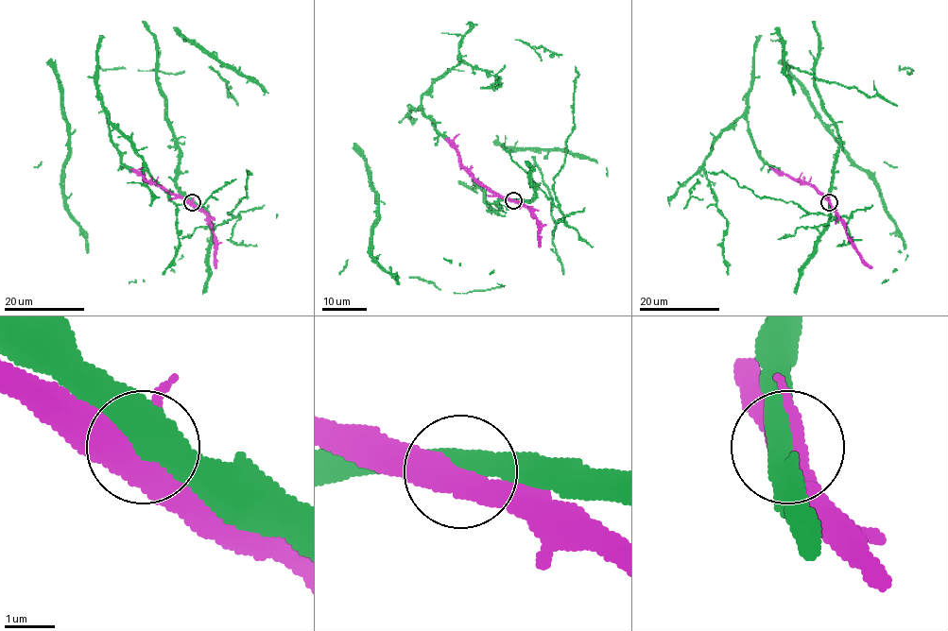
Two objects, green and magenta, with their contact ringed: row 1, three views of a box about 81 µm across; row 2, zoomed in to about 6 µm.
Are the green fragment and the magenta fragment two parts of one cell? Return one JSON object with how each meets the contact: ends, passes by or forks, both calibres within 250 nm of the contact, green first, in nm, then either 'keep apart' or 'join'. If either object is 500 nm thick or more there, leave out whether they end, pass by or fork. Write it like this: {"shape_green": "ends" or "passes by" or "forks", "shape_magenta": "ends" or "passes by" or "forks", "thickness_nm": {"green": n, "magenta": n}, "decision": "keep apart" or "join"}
{"thickness_nm": {"green": 500, "magenta": 500}, "decision": "join"}

